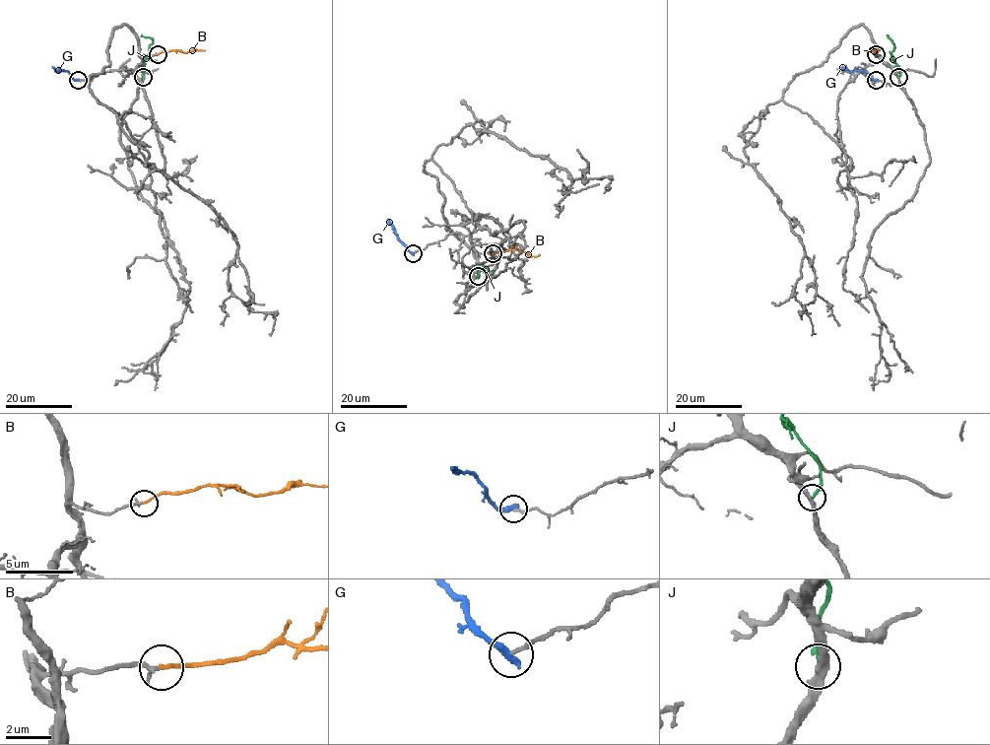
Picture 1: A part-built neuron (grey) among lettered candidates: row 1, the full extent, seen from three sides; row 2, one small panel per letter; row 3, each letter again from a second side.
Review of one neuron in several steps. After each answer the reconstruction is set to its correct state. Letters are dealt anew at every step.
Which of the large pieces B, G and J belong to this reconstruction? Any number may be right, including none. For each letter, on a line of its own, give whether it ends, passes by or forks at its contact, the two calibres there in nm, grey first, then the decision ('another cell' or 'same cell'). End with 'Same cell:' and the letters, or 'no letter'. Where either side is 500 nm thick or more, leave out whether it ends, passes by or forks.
B: it ends | 220/160 nm | same cell
G: it ends | 190/400 nm | another cell
J: it ends | 360/220 nm | another cell
Same cell: B

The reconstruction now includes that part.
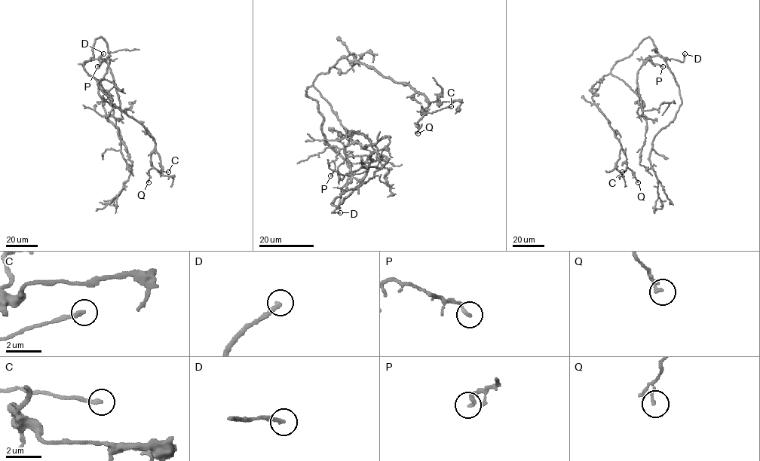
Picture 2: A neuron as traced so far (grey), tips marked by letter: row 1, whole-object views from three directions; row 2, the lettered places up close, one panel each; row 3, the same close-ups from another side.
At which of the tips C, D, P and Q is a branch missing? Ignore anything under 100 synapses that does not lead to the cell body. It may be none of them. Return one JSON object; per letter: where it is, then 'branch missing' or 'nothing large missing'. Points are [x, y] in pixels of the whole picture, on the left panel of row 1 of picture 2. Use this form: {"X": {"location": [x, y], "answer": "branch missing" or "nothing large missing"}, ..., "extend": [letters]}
{"C": {"location": [168, 172], "answer": "nothing large missing"}, "D": {"location": [103, 53], "answer": "branch missing"}, "P": {"location": [97, 66], "answer": "nothing large missing"}, "Q": {"location": [148, 182], "answer": "nothing large missing"}, "extend": ["D"]}

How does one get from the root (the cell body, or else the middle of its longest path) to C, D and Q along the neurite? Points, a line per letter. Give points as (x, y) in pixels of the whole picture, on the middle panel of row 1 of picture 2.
C: (328, 102), (314, 86), (315, 77), (353, 54), (358, 62), (421, 93), (429, 105), (421, 114), (451, 106)
D: (328, 102), (347, 132), (359, 131), (345, 147), (350, 175), (340, 203), (332, 212), (340, 212)
Q: (328, 102), (314, 86), (315, 77), (353, 54), (358, 62), (427, 99), (418, 133)

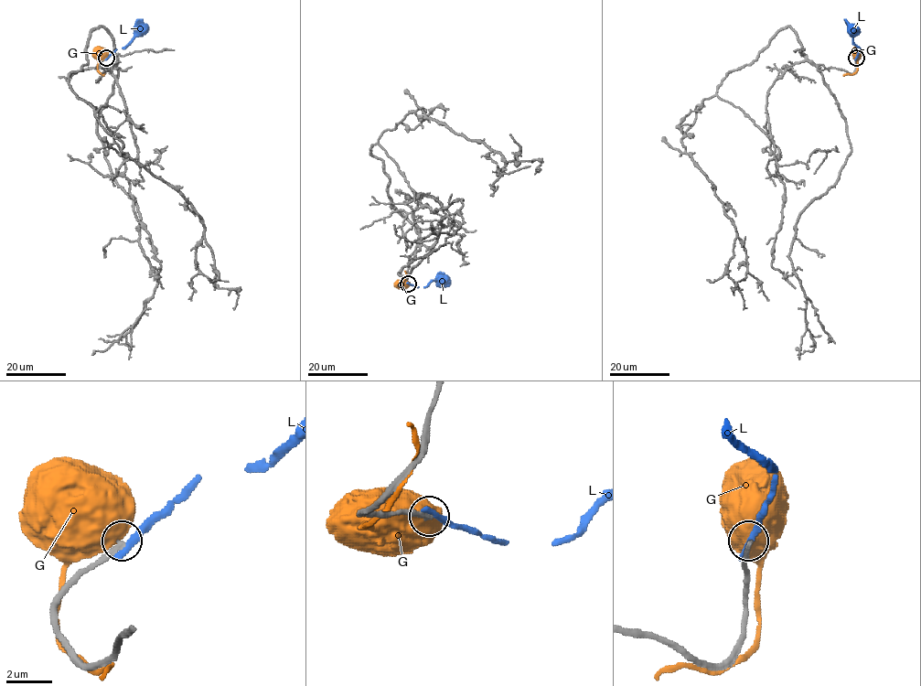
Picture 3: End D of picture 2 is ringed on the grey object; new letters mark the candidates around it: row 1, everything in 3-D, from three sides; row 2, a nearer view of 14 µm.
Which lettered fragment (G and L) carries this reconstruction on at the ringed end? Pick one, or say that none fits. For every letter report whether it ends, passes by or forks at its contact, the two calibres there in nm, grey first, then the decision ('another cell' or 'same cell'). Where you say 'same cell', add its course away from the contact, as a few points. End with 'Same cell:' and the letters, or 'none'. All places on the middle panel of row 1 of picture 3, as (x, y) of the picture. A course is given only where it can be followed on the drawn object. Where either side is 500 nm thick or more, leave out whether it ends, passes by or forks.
G: calibres 280 and 950 nm; another cell
L: it ends; calibres 240 and 300 nm; another cell
Same cell: none

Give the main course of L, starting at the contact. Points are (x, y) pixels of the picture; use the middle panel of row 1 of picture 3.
L: (407, 283), (426, 286), (431, 282), (444, 277)

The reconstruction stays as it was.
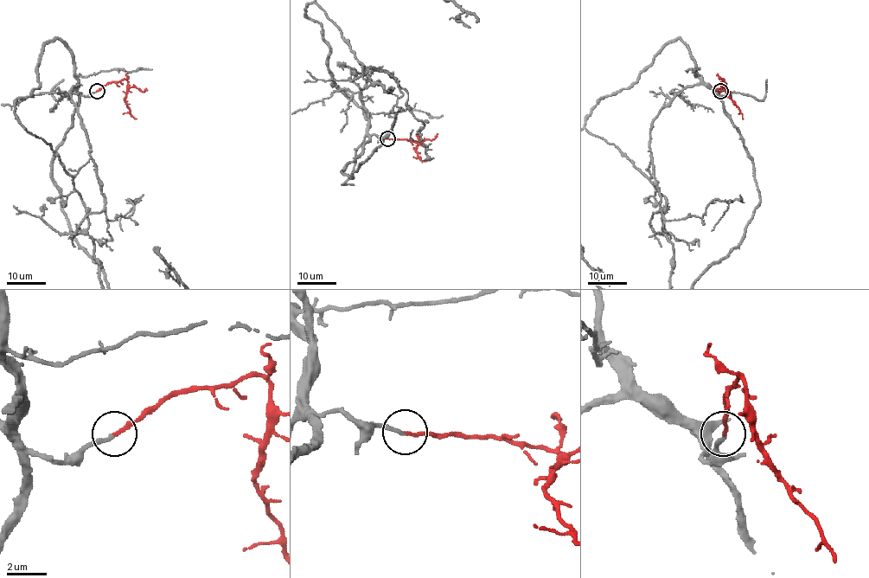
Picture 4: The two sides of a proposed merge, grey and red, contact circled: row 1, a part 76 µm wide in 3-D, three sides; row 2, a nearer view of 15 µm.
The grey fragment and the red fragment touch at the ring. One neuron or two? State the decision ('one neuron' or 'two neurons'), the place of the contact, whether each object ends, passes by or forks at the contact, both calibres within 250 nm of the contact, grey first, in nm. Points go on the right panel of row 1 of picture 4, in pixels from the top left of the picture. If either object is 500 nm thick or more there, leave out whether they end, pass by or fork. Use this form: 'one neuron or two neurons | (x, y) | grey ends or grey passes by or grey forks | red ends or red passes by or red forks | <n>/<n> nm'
one neuron | (720, 91) | grey ends | red ends | 200/170 nm

